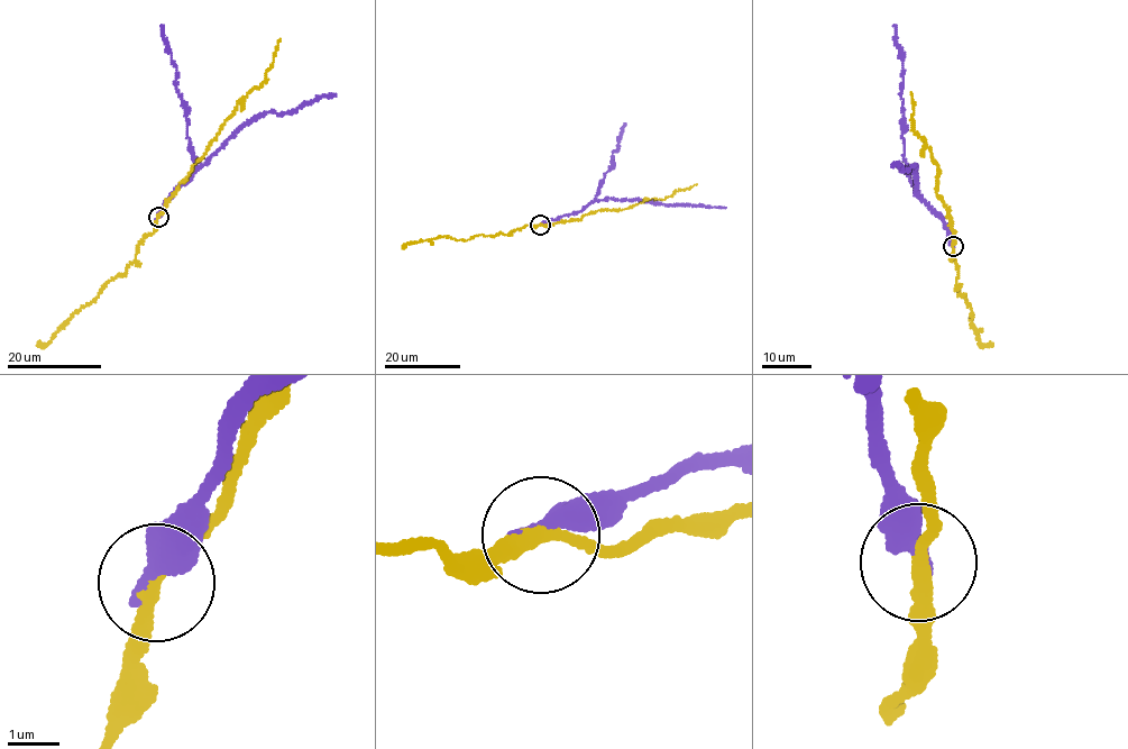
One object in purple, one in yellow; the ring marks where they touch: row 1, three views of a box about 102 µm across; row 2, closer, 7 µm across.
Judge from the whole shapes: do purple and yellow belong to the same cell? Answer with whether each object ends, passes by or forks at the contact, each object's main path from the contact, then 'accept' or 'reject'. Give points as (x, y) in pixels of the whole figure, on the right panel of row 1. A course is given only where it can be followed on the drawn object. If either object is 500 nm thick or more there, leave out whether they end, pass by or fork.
purple via (953, 246), (948, 228), (916, 191), (909, 177), (901, 125), (904, 70), (893, 25) | yellow via (953, 246), (950, 208), (937, 192), (937, 164), (915, 131), (911, 93) | reject

